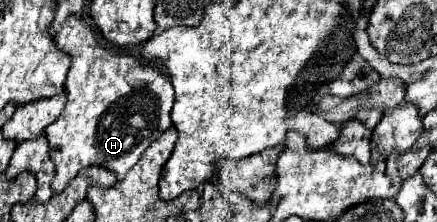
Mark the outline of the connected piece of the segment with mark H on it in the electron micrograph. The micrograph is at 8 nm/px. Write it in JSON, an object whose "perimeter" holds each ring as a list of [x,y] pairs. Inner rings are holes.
{"perimeter":[[[68,18],[62,30],[54,36],[58,50],[70,56],[70,70],[66,76],[66,106],[62,114],[56,118],[52,126],[44,132],[50,146],[50,160],[56,166],[56,176],[50,184],[54,194],[60,194],[64,186],[86,166],[104,166],[106,170],[116,174],[116,182],[124,178],[124,174],[140,160],[144,150],[172,126],[170,110],[174,106],[174,90],[168,82],[168,76],[152,64],[142,62],[138,56],[124,54],[116,48],[106,48],[98,44],[100,34],[90,28],[88,22],[80,18]]]}

